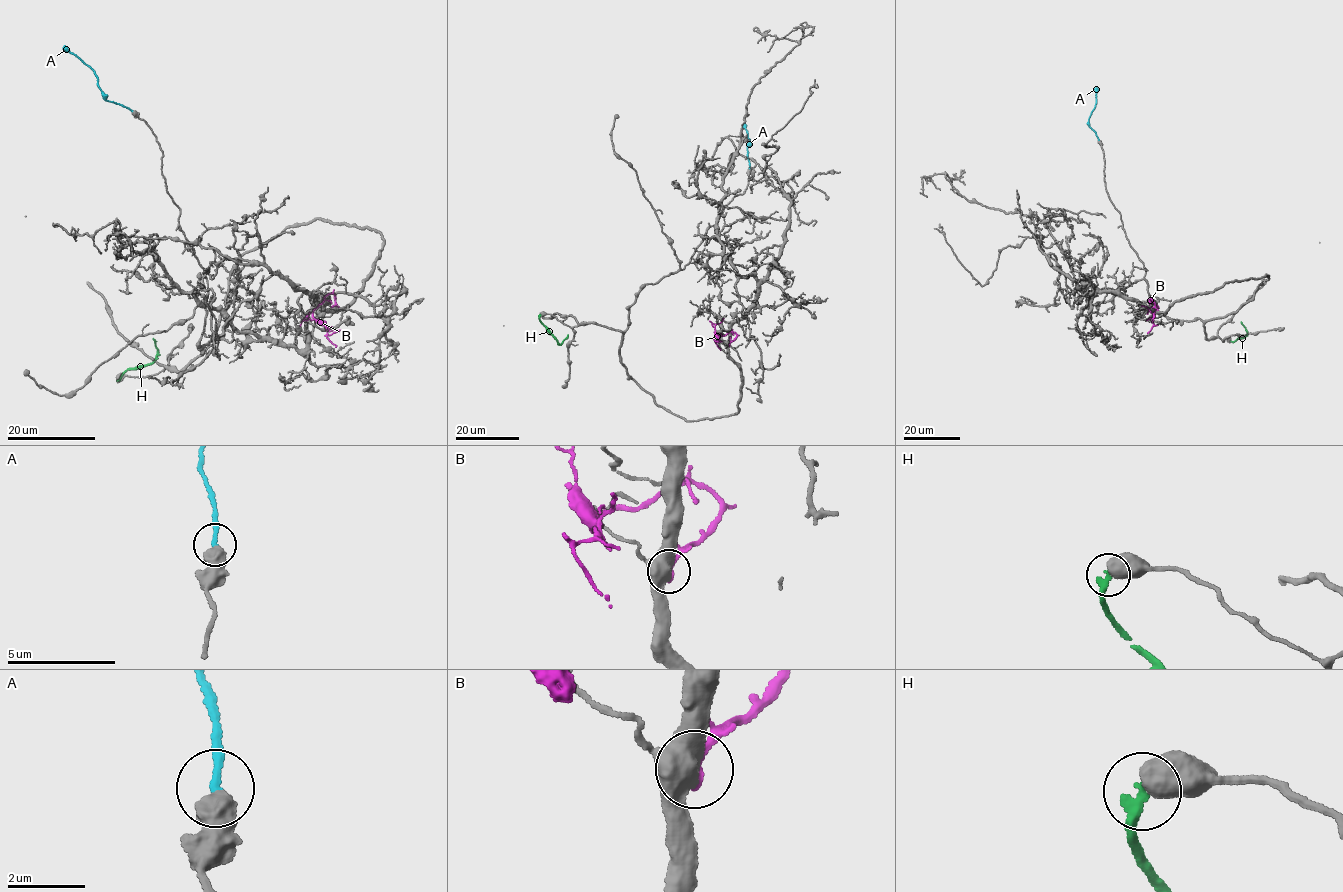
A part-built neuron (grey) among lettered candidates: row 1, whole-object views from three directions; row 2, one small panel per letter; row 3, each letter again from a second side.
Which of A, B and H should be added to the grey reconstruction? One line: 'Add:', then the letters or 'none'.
Add: A

